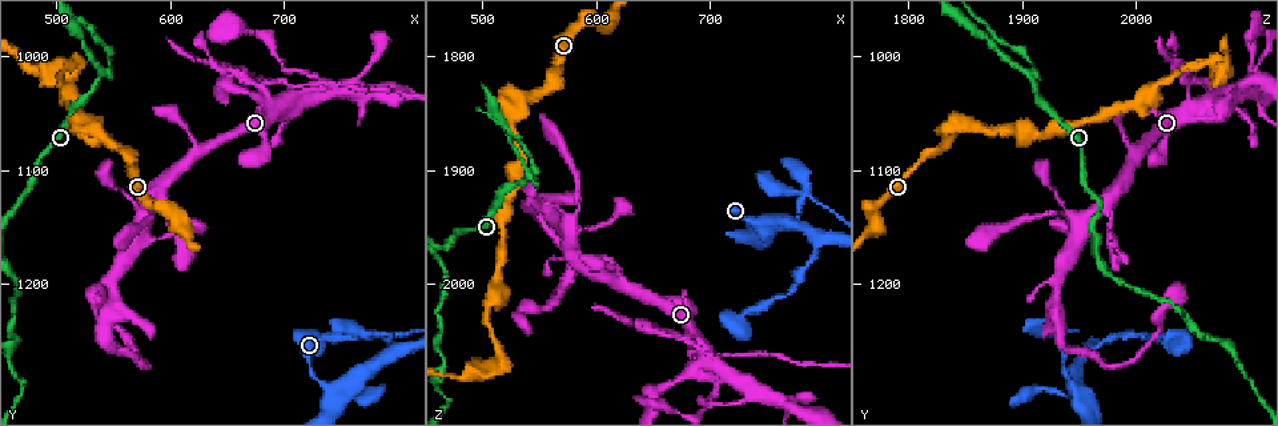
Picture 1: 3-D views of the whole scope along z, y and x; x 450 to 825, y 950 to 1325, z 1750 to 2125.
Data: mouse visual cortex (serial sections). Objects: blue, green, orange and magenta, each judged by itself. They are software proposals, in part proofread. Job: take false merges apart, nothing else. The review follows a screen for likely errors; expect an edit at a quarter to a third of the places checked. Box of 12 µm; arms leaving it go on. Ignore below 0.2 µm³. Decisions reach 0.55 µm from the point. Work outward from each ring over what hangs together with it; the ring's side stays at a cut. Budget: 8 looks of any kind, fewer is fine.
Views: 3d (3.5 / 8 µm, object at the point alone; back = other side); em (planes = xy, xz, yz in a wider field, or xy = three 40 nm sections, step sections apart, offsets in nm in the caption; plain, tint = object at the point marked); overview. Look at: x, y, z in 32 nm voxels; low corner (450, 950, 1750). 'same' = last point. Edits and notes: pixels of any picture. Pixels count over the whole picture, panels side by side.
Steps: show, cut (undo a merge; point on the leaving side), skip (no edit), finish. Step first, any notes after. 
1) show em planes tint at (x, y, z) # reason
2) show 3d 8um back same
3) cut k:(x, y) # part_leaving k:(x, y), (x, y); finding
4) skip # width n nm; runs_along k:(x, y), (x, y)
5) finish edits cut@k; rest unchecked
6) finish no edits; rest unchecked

show 3d 3.5um at (682, 1024, 2048) # sharp bend

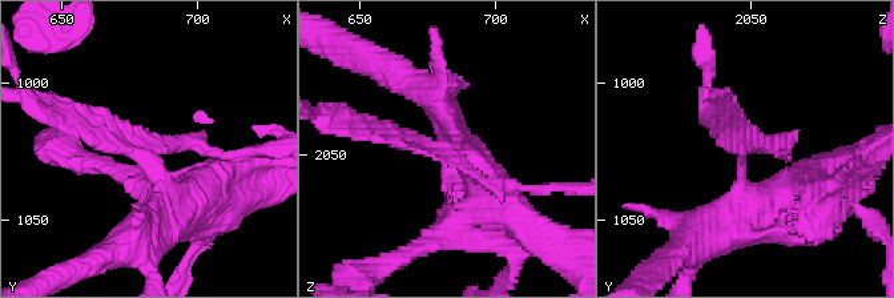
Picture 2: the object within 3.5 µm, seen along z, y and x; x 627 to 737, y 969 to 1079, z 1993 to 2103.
show em xy step 1 tint at (684, 1026, 2048)

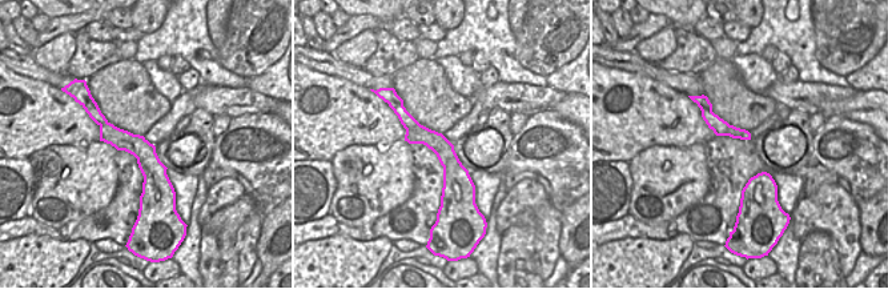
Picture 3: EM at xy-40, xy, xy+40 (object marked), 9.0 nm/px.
cut 2:(193, 145) # part_leaving 2:(156, 145), (197, 141), (209, 153), (266, 149); two cells meet here

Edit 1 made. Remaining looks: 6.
show 3d 3.5um at (538, 1018, 1908) # abrupt turn

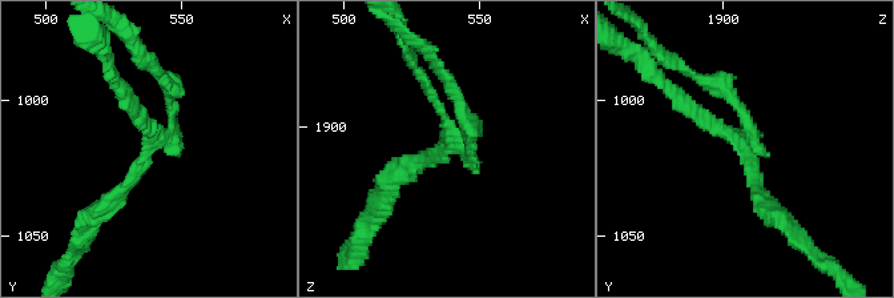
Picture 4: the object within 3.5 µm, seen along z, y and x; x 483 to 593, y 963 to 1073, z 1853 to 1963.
show em xy step 3 tint at (539, 1017, 1906) # arms 3; arm_widths 150, 200, 200 nm; need the tissue

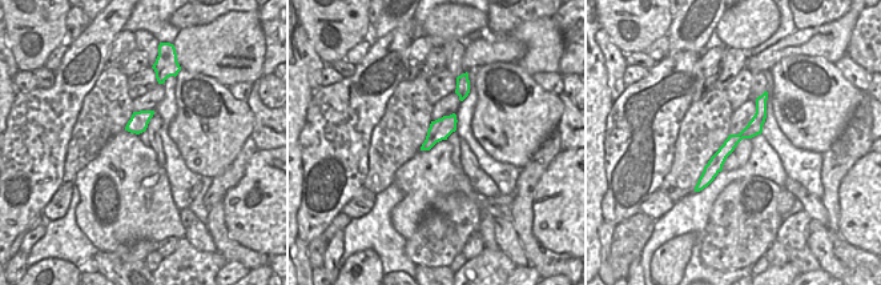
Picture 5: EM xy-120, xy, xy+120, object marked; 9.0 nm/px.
cut 4:(176, 91) # border 5:(740, 132), (747, 137); a second cell is stuck on

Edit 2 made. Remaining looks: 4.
show 3d 8um back at (572, 1148, 1952) # a fork

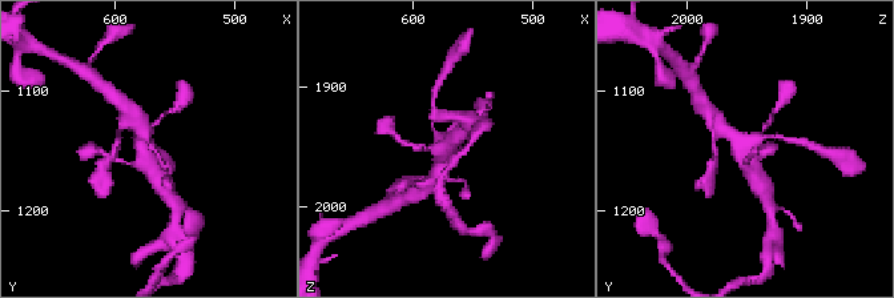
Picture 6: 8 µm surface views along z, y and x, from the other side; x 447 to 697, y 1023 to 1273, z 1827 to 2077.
show 3d 3.5um at (576, 1146, 1954) # closer look

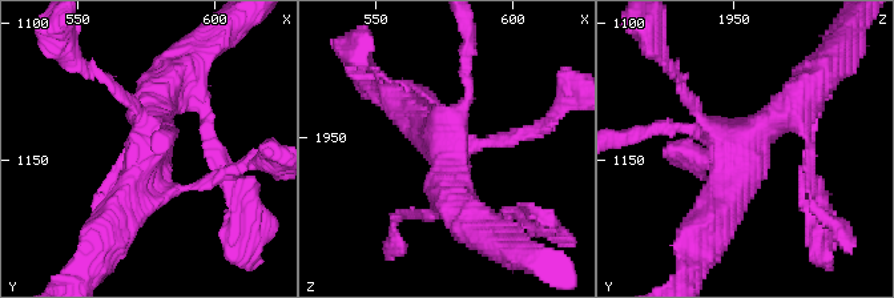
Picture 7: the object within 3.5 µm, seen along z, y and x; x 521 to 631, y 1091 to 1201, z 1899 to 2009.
show em xy step 2 tint at (576, 1147, 1953)

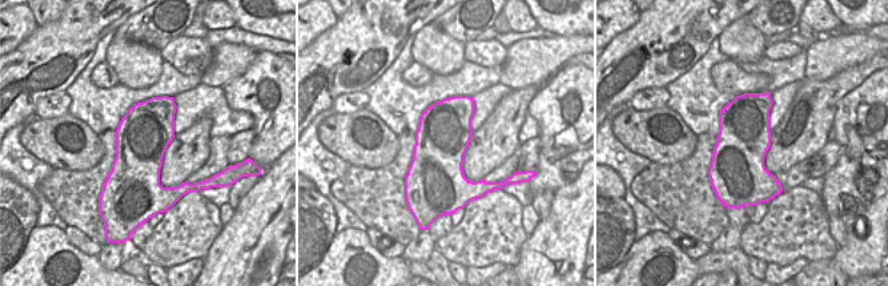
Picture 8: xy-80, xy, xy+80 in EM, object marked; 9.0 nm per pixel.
skip # runs_along 7:(804, 95), (745, 144), (712, 225); all the same cell

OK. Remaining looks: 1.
finish edits cut@2, cut@4; rest unchecked

